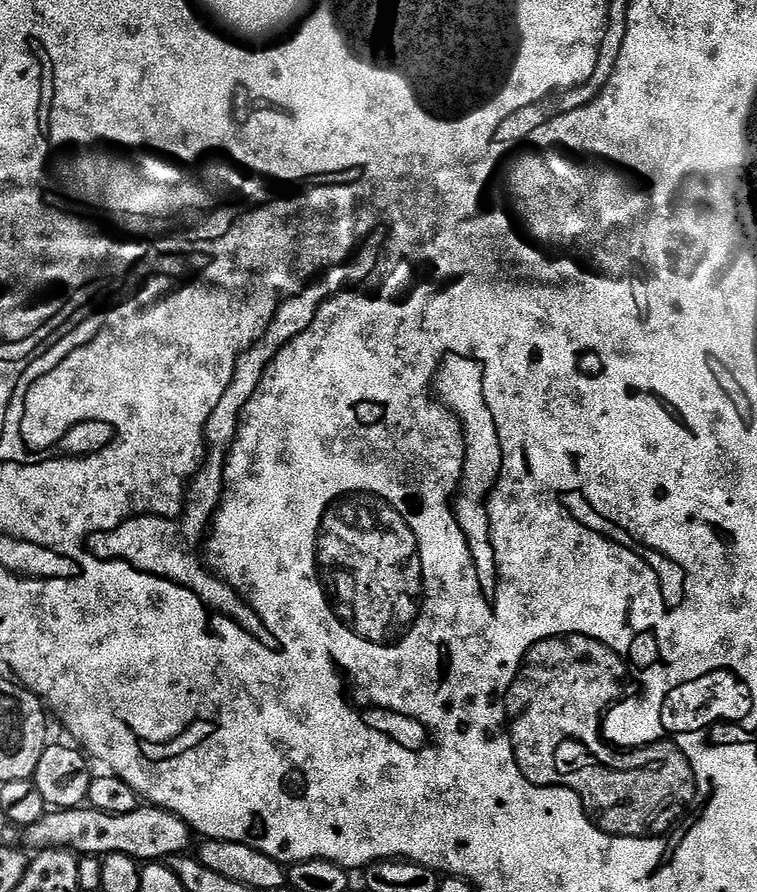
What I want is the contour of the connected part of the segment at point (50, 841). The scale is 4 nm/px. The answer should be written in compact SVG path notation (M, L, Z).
M91 806L57 808L45 811L38 822L23 829L23 847L28 850L66 848L80 856L105 857L110 854L126 854L141 862L164 862L170 856L189 851L194 839L192 828L173 812L155 806L141 806L130 814L106 814Z

